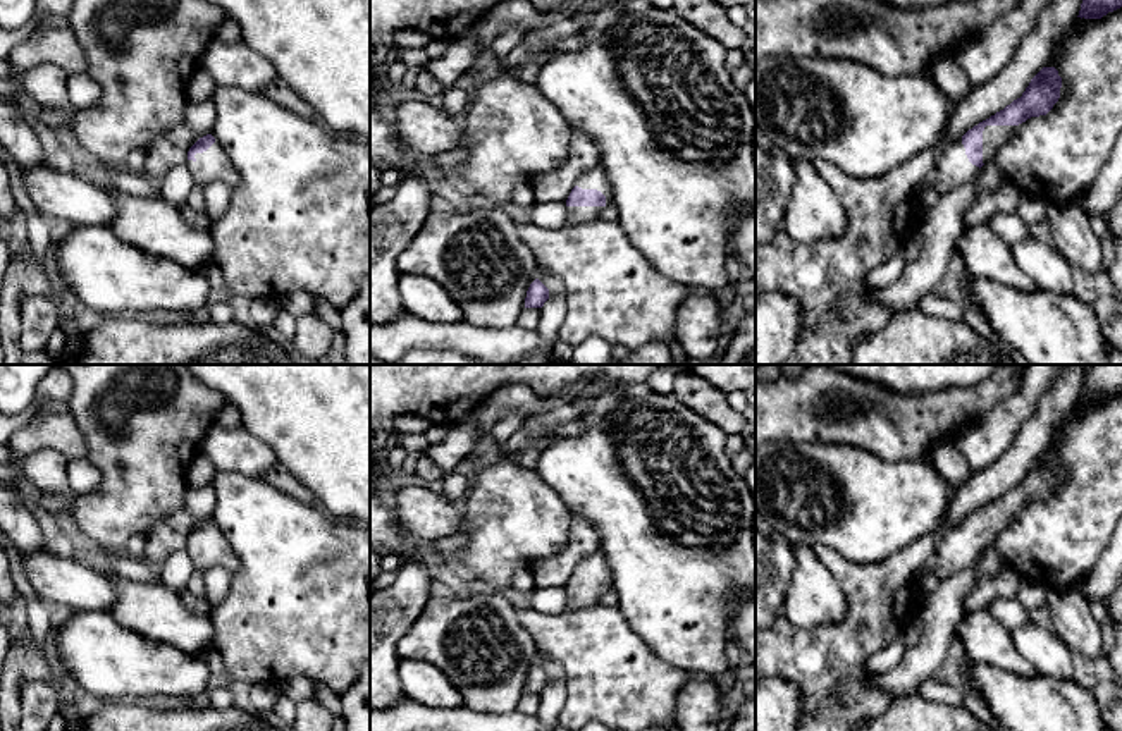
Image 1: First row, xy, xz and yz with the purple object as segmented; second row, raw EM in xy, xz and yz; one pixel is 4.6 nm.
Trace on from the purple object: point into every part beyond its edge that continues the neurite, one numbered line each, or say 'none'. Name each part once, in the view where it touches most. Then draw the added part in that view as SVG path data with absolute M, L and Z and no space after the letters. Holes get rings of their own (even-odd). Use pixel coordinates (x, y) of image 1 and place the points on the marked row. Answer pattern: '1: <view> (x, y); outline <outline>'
1: xz (594, 179); outline M595 165L592 170L585 172L576 184L582 189L597 189L606 196L606 205L611 205L611 198L613 198L613 189L611 184L607 181L606 172L602 170L601 165Z

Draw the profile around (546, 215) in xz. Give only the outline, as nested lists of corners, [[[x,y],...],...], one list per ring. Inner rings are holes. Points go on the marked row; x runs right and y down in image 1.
[[[535,203],[530,212],[532,224],[547,229],[559,230],[568,227],[568,206],[566,203]]]

